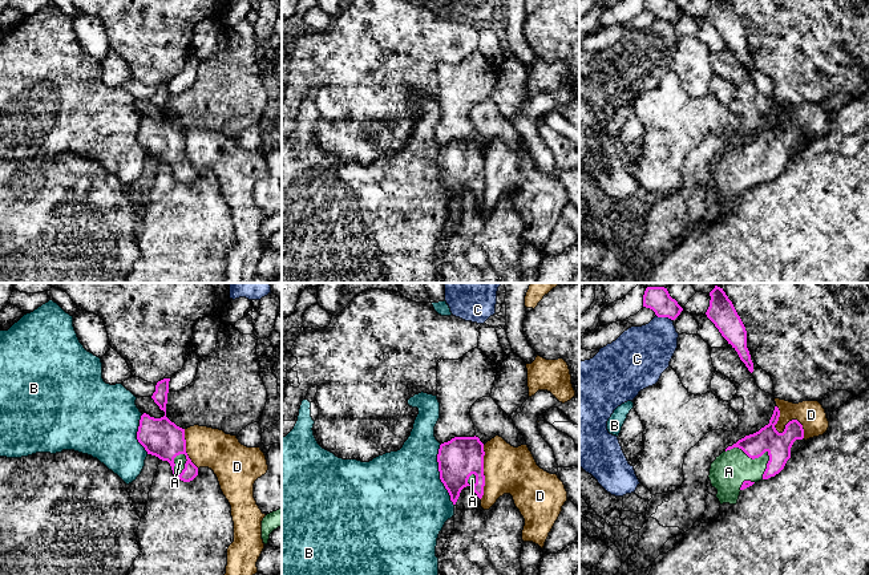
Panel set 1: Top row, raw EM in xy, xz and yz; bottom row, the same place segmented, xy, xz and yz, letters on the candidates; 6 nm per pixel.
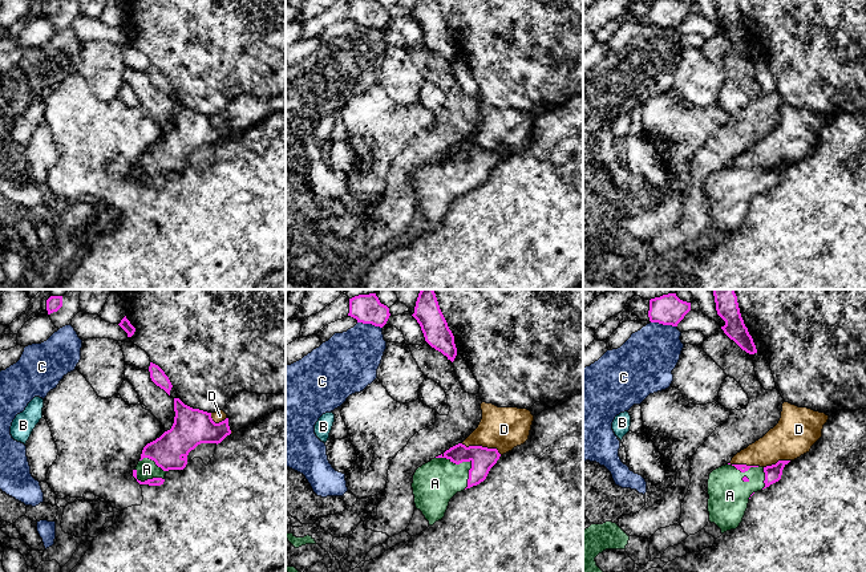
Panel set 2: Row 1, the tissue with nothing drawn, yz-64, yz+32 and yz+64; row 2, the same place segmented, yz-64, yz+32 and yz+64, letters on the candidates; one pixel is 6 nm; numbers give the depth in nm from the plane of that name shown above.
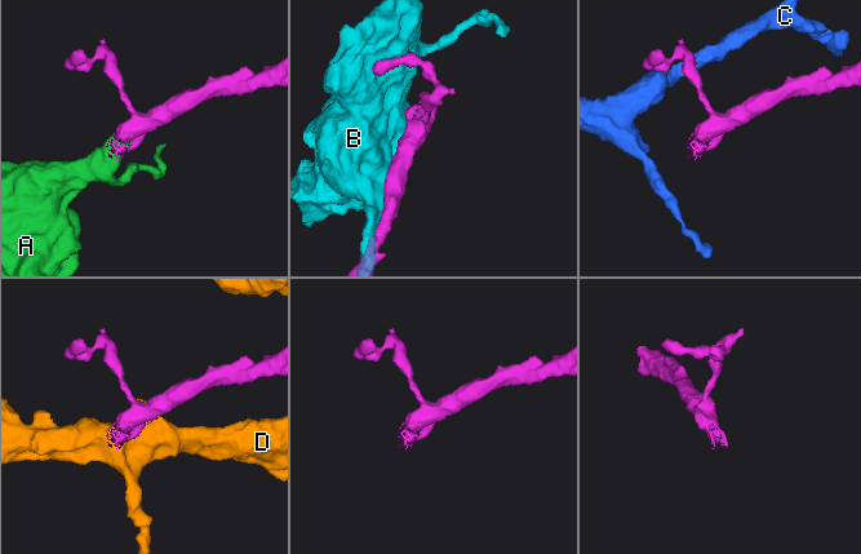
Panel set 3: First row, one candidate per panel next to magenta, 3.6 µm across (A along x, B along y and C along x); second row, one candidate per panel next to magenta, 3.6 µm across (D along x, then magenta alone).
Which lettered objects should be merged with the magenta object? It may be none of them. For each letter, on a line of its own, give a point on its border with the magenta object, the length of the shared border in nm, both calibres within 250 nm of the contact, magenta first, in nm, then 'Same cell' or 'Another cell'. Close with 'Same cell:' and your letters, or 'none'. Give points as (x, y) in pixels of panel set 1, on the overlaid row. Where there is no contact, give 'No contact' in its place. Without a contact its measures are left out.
A: Touches magenta at yz (759, 456). Shared border 280 nm. Thickness 150 nm (magenta) against 220 nm. Same cell
B: Touches magenta at xz (440, 474). Shared border 380 nm. Thickness 240 nm (magenta) against 480 nm. Another cell
C: Touches magenta at yz (665, 316). Shared border 100 nm. Thickness 150 nm (magenta) against 320 nm. Another cell
D: Touches magenta at yz (785, 428). Shared border 260 nm. Thickness 150 nm (magenta) against 170 nm. Another cell
Same cell: A

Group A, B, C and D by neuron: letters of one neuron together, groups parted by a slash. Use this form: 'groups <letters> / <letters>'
groups A / B / C / D

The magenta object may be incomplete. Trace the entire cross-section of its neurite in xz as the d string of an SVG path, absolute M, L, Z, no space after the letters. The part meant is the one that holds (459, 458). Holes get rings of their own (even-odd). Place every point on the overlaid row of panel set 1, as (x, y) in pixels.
M454 437L440 445L437 462L440 479L456 505L464 487L470 486L477 497L484 495L484 444L478 437Z

